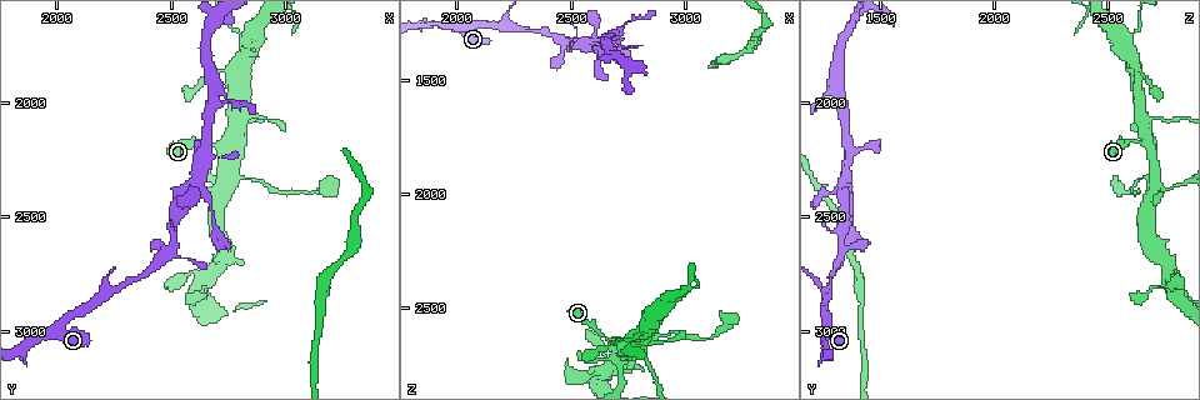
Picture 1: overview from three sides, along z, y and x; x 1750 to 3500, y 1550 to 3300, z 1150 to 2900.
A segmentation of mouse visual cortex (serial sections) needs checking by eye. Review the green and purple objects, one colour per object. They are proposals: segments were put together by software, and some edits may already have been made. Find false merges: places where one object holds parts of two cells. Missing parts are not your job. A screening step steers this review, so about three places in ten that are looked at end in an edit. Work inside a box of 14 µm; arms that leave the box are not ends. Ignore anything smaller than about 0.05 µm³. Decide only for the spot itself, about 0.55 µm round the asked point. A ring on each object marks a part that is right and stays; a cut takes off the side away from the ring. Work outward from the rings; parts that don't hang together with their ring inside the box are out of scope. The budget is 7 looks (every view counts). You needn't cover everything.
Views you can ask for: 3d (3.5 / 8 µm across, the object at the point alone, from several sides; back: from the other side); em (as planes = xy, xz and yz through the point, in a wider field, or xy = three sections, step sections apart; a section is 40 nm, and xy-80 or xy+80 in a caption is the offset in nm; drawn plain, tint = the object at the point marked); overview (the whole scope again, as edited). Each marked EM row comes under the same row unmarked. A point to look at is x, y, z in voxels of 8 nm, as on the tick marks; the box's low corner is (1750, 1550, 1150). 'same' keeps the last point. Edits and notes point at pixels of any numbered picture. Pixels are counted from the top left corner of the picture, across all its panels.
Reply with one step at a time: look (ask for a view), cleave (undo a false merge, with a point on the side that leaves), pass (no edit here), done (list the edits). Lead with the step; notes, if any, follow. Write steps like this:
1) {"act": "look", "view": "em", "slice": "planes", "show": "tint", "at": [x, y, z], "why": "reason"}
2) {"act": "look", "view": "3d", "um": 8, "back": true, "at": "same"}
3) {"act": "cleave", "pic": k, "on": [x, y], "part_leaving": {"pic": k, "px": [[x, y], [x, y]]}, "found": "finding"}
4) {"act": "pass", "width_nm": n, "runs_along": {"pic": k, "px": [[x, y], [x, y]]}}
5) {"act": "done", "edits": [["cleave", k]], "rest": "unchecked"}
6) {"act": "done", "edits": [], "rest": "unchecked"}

{"act": "look", "view": "3d", "um": 3.5, "at": [2710, 2210, 2660], "why": "looks like a crossing"}

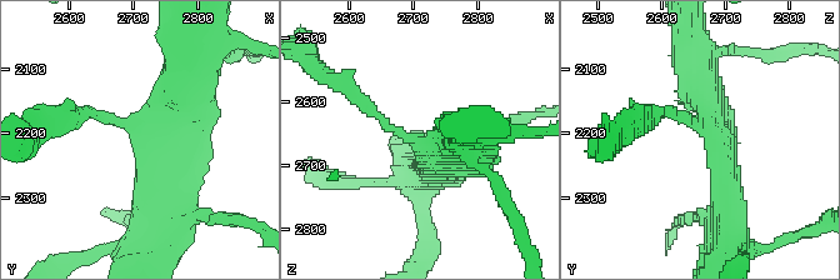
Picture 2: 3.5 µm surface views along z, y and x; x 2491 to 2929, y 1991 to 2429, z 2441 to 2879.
{"act": "look", "view": "em", "slice": "planes", "show": "tint", "at": [2715, 2190, 2670], "why": "shape alone is not enough"}

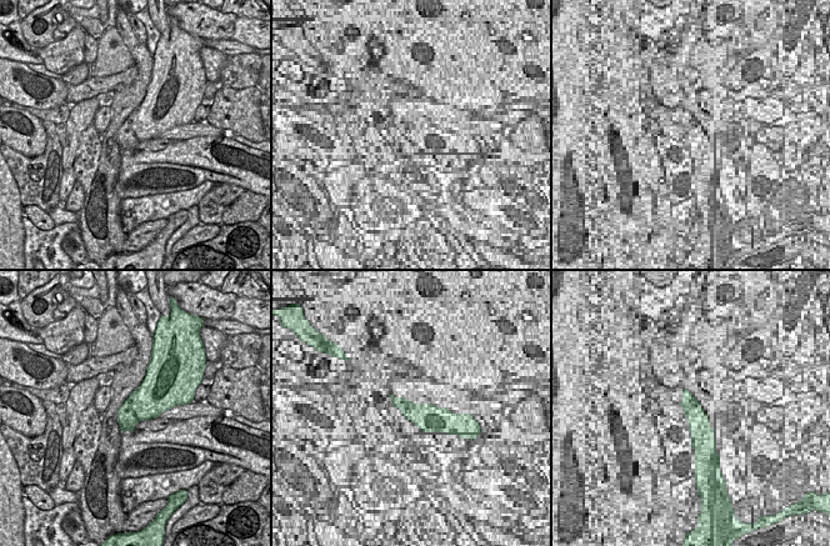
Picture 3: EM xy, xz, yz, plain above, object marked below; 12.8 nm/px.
{"act": "pass", "runs_along": {"pic": 2, "px": [[76, 110], [156, 145], [156, 203]]}, "found": "all the same cell"}

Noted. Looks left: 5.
{"act": "look", "view": "3d", "um": 3.5, "back": true, "at": [2800, 1710, 2600], "why": "a fork"}

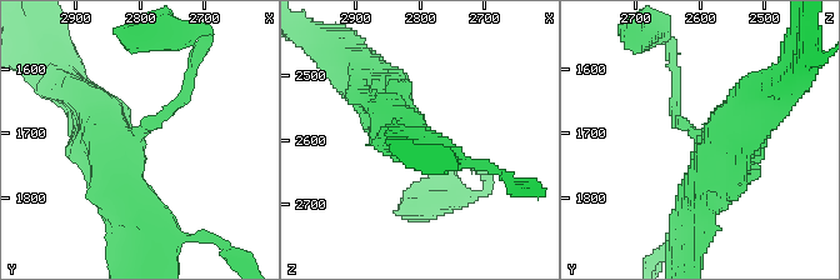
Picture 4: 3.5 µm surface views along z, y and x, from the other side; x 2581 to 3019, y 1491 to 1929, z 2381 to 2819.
{"act": "look", "view": "em", "slice": "planes", "show": "tint", "at": [2805, 1710, 2590]}

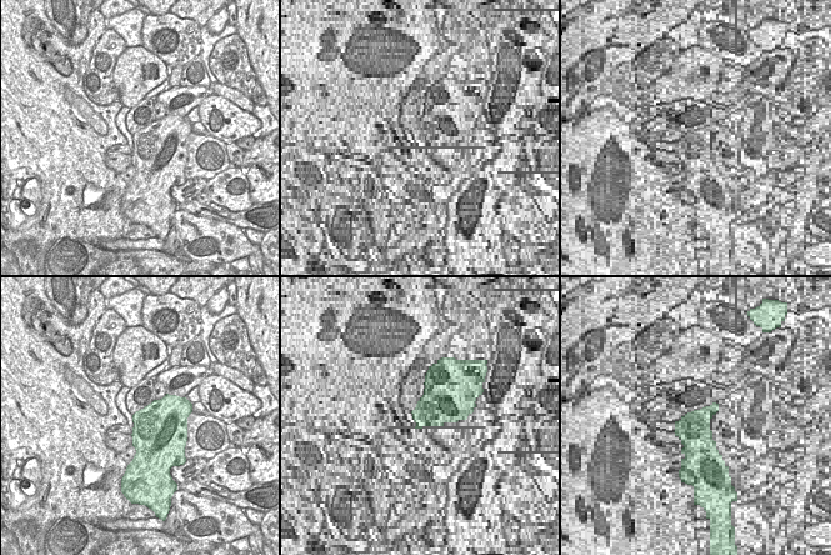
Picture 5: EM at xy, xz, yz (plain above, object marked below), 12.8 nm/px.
{"act": "pass", "width_nm": 600, "runs_along": {"pic": 4, "px": [[685, 228], [710, 161], [769, 100]]}, "found": "one cell here"}

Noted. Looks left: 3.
{"act": "look", "view": "3d", "um": 3.5, "back": true, "at": [2700, 1930, 1320], "why": "a fork"}

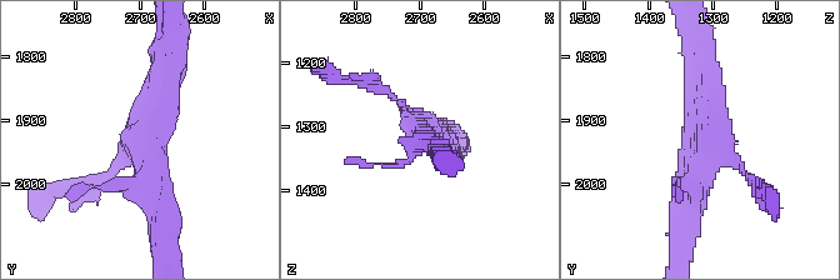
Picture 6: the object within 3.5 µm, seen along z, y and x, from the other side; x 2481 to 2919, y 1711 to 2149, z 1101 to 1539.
{"act": "look", "view": "em", "slice": "xy", "step": 3, "show": "tint", "at": [2690, 1945, 1315], "why": "need the tissue"}

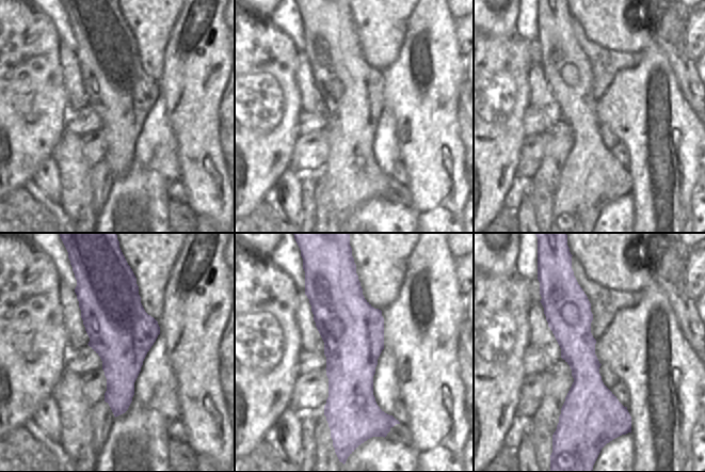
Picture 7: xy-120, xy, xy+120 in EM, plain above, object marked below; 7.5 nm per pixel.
{"act": "pass", "runs_along": {"pic": 7, "px": [[574, 286], [592, 422]]}, "found": "all the same cell"}

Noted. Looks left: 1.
{"act": "done", "edits": [], "rest": "unchecked"}

